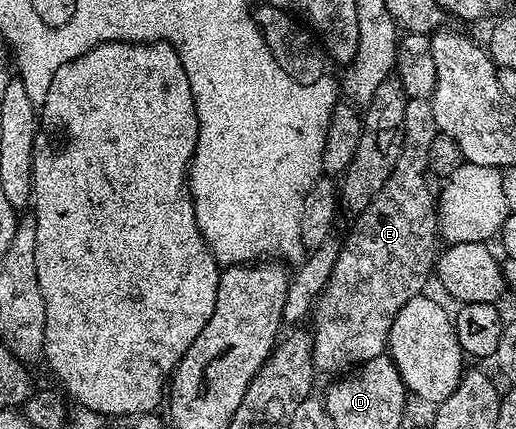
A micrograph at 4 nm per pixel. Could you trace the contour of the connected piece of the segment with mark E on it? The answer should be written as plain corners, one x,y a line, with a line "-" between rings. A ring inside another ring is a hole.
424,133
419,138
411,138
411,146
403,146
389,180
383,182
374,200
354,219
355,228
342,243
339,259
331,269
331,277
313,307
315,330
311,339
311,365
316,371
338,375
380,357
388,349
387,337
397,312
401,312
409,300
420,297
426,291
423,289
427,286
427,277
432,277
441,250
437,198
433,190
431,194
431,186
427,183
428,141
428,135

